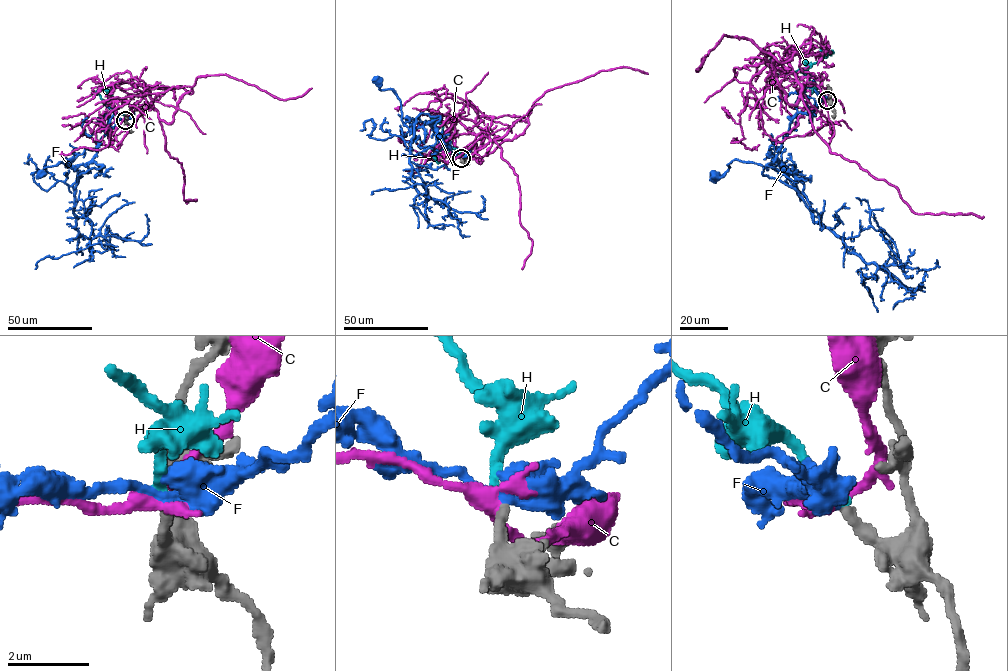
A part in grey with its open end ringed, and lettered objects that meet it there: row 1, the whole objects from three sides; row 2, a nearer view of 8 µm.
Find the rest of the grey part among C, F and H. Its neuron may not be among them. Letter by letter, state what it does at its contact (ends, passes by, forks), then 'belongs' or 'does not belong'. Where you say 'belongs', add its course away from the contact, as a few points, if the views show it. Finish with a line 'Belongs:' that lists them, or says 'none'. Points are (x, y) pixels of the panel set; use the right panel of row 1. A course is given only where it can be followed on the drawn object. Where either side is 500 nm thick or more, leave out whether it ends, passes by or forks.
C: it forks; does not belong
F: it passes by; does not belong
H: it ends; belongs; course (826, 100), (812, 91), (805, 70), (776, 75), (775, 65), (768, 61)
Belongs: H

